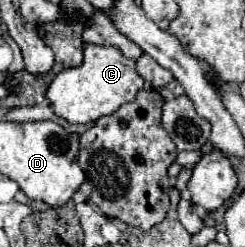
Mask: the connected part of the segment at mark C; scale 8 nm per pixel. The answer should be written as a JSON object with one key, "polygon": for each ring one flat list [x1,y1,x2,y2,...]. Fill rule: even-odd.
{"polygon":[[86,44,84,62,78,68,62,70,52,80,46,98,60,118,72,124,88,124,96,122,100,116,116,112,126,102,134,102,138,90,142,88,144,78,136,72,136,60,124,56,116,46]]}

